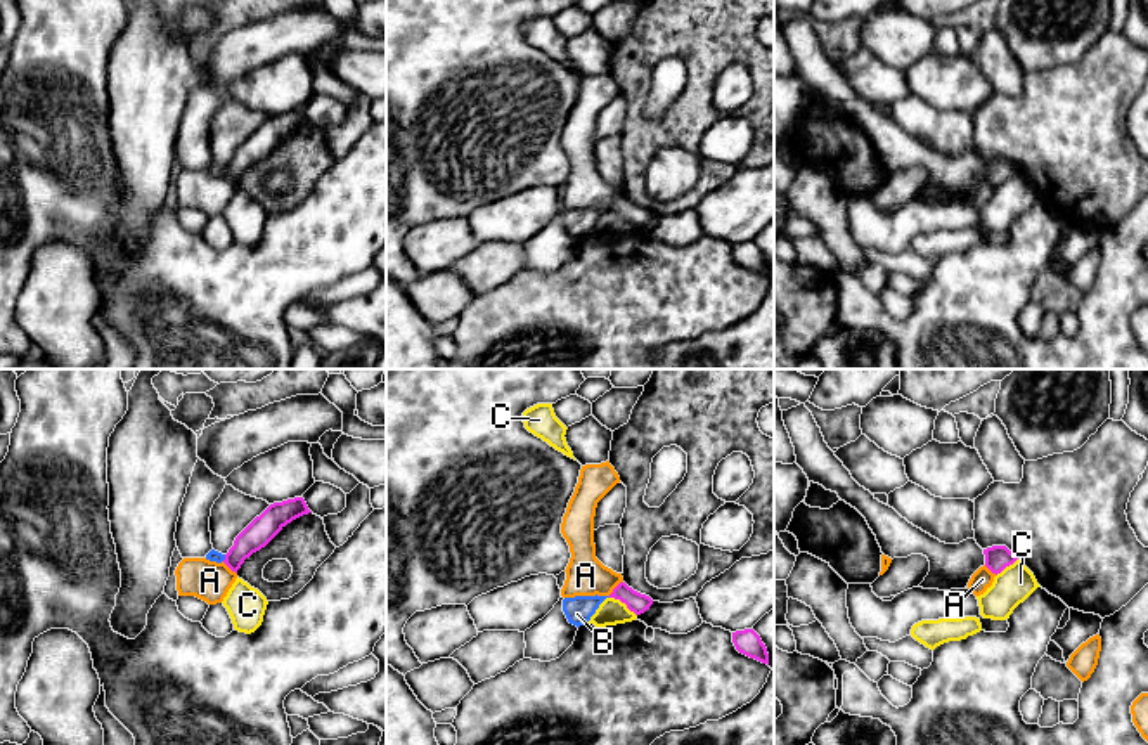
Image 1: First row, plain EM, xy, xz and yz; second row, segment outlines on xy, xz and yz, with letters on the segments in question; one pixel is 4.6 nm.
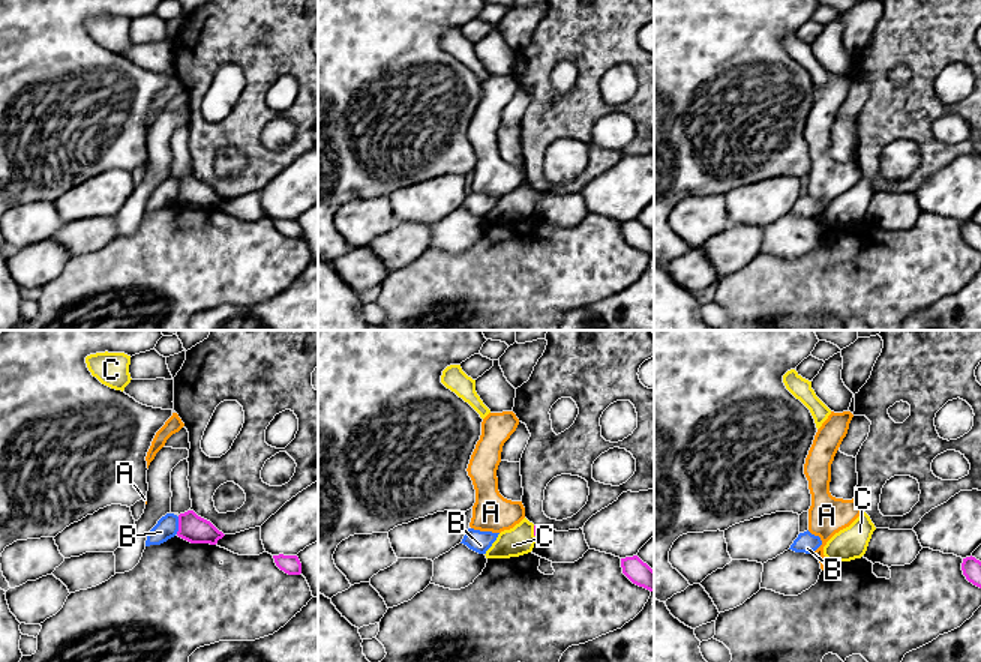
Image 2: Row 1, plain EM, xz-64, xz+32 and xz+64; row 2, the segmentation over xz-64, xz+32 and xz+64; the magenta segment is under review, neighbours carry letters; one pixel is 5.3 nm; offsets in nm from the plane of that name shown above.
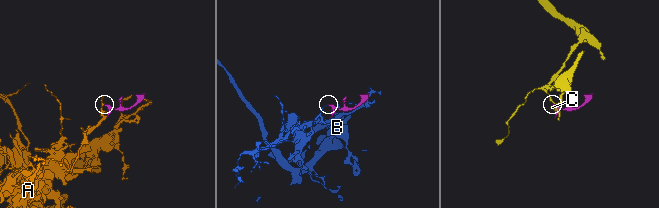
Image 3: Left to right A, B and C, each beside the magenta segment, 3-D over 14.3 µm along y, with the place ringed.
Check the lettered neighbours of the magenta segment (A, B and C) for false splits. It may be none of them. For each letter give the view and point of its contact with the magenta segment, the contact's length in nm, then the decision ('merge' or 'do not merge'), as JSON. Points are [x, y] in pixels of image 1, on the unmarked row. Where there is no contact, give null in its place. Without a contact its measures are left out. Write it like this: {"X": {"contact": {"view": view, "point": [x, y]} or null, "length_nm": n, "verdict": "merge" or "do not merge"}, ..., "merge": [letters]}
{"A": {"contact": {"view": "xz", "point": [615, 200]}, "length_nm": 100, "verdict": "do not merge"}, "B": {"contact": {"view": "xy", "point": [225, 170]}, "length_nm": 40, "verdict": "do not merge"}, "C": {"contact": {"view": "xz", "point": [624, 213]}, "length_nm": 160, "verdict": "do not merge"}, "merge": []}

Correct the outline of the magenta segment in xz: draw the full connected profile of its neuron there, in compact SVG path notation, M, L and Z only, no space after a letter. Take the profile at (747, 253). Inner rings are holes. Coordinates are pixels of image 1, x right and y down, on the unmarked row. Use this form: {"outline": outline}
{"outline": "M753 241L732 244L732 255L739 265L769 277L767 260Z"}

